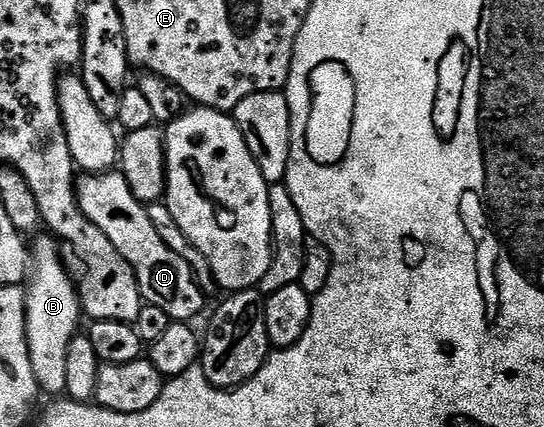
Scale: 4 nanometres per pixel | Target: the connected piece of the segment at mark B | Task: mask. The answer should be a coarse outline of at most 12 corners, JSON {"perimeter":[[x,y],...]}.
{"perimeter":[[53,236],[32,245],[26,330],[43,394],[62,395],[84,314]]}

